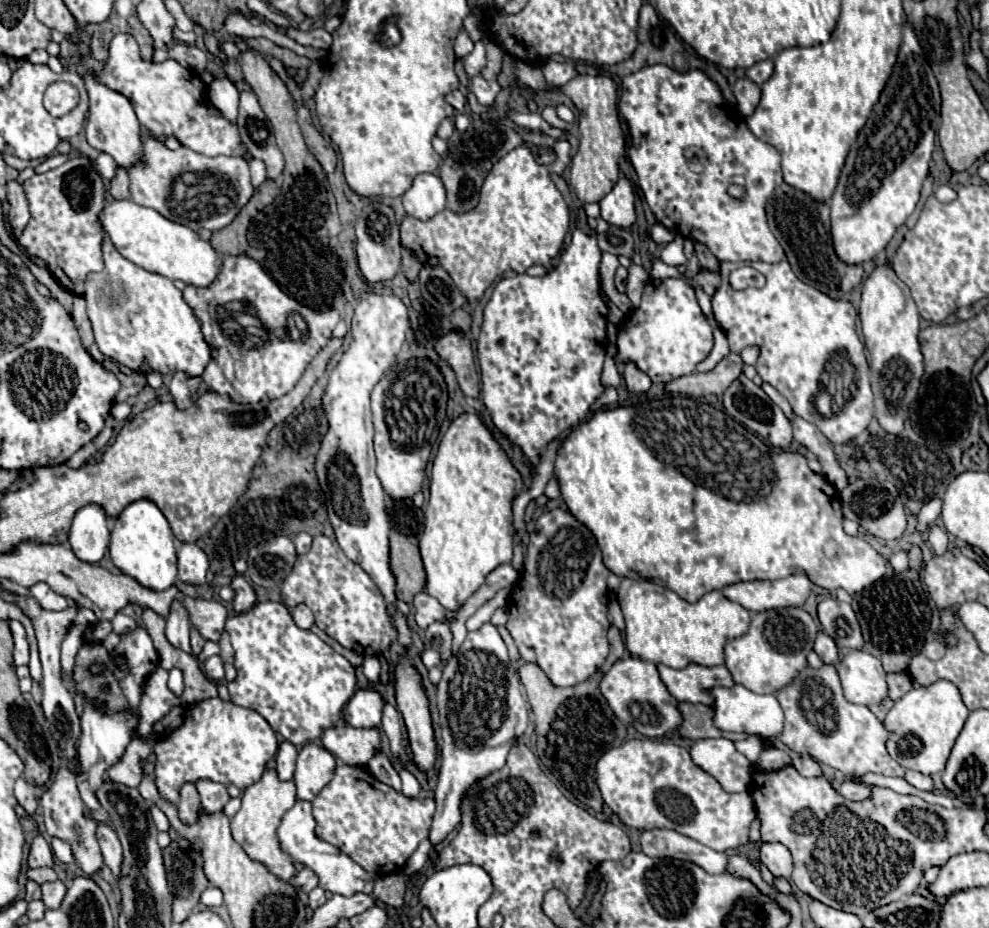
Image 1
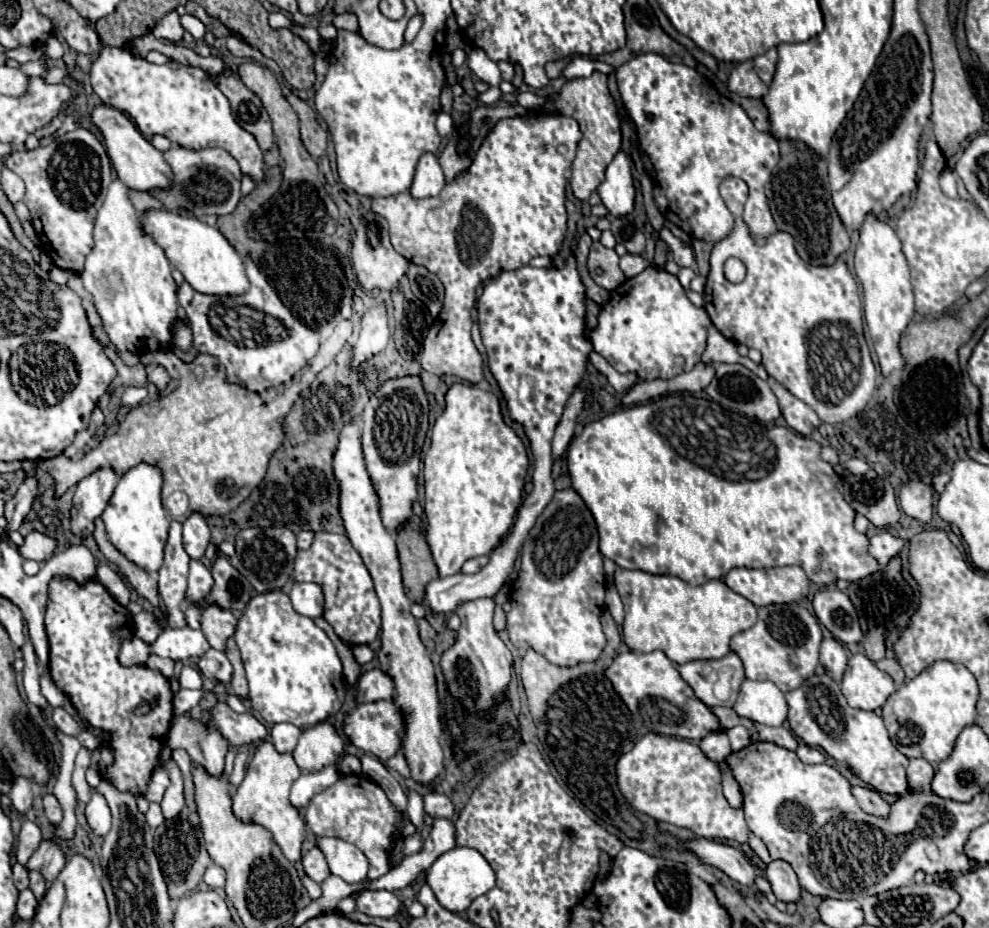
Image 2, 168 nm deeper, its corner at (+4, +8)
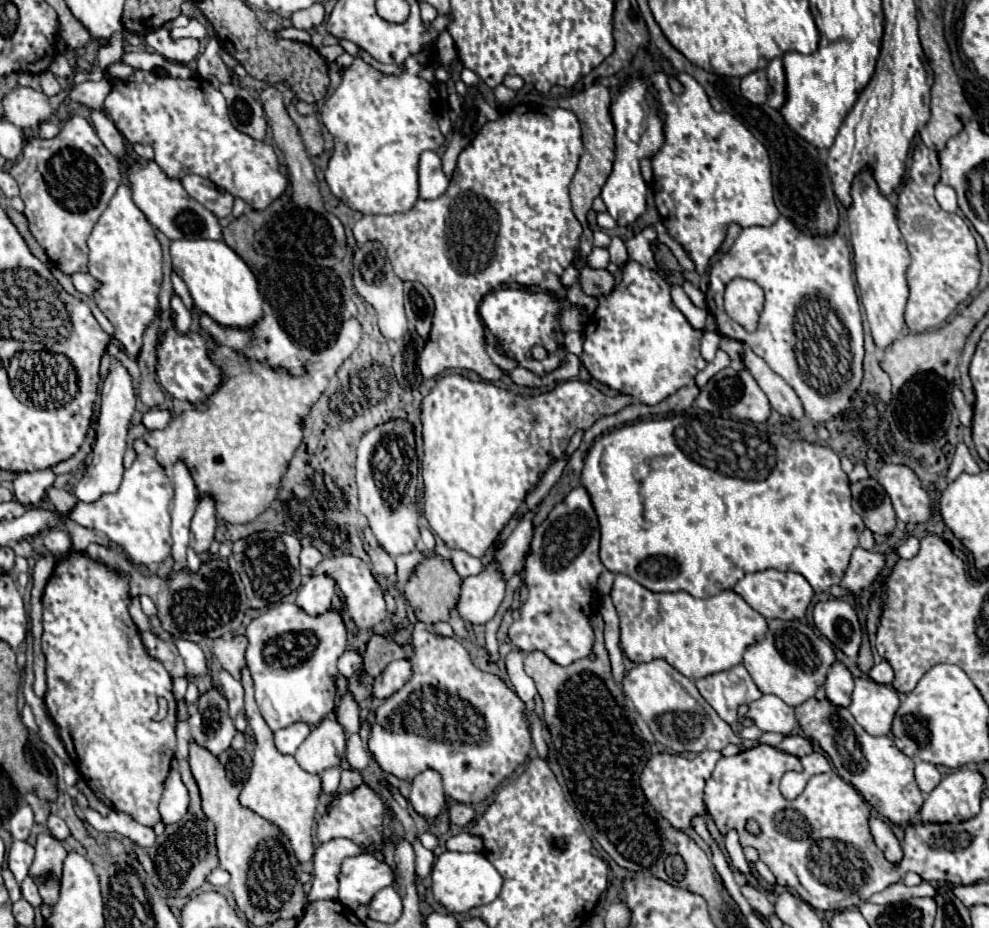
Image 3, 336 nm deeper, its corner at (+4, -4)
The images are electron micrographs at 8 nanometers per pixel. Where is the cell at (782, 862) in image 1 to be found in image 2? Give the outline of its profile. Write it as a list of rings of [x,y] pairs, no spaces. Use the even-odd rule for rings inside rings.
[[[771,861],[767,863],[767,869],[765,869],[765,877],[769,879],[771,887],[773,887],[773,893],[777,899],[789,903],[789,901],[799,901],[799,891],[801,891],[801,885],[797,881],[797,875],[795,871],[791,869],[791,865],[787,865],[787,861]]]

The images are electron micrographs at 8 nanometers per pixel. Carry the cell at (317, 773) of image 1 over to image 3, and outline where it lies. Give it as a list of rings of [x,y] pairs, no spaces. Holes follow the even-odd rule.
[[[323,719],[313,727],[309,737],[295,751],[295,759],[301,769],[309,773],[321,773],[333,765],[339,765],[345,753],[345,731],[333,719]]]

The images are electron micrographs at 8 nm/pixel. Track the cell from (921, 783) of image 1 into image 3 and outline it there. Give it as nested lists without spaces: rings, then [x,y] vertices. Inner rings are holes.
[[[915,759],[915,779],[917,779],[917,783],[919,783],[919,789],[927,795],[927,793],[931,793],[931,791],[939,785],[941,773],[937,771],[935,765]]]

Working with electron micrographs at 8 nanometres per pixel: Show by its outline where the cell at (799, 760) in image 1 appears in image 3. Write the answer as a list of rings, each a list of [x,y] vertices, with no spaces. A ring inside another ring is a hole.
[[[817,751],[805,755],[805,757],[801,759],[801,763],[803,763],[803,769],[805,769],[807,775],[817,775],[817,773],[827,773],[827,771],[831,771],[829,759],[827,759],[823,753],[817,753]]]

